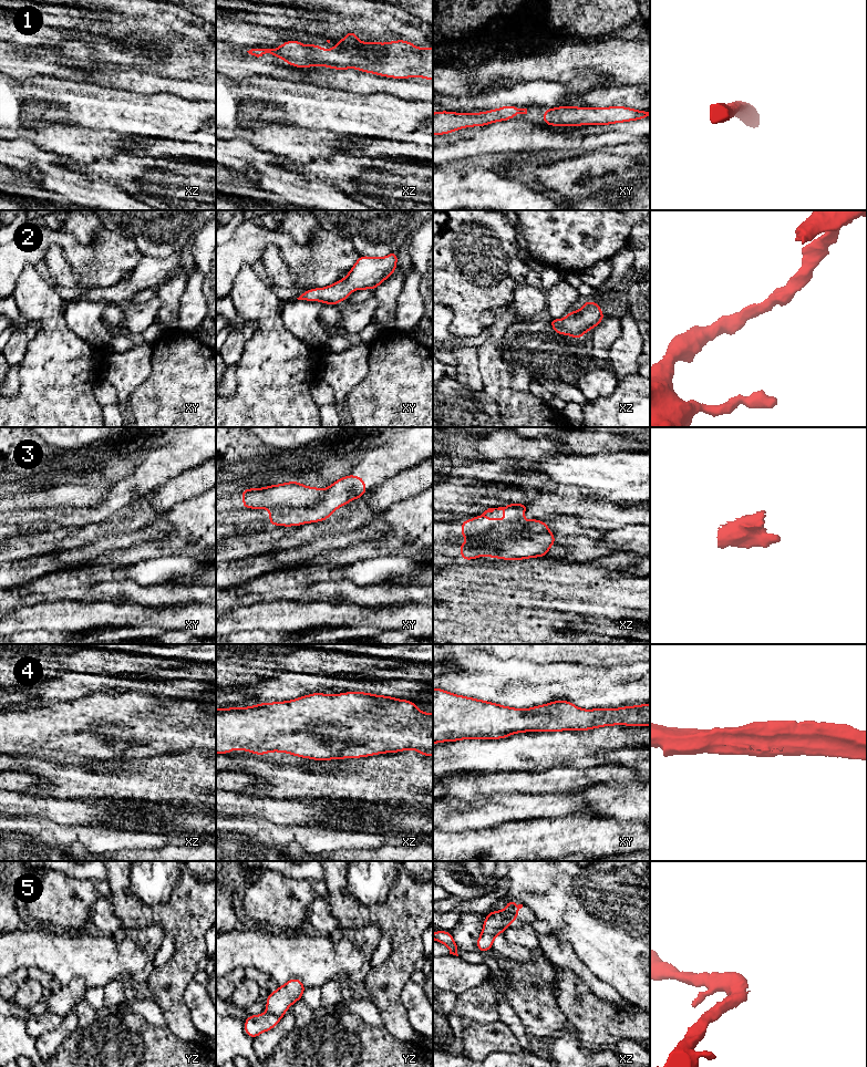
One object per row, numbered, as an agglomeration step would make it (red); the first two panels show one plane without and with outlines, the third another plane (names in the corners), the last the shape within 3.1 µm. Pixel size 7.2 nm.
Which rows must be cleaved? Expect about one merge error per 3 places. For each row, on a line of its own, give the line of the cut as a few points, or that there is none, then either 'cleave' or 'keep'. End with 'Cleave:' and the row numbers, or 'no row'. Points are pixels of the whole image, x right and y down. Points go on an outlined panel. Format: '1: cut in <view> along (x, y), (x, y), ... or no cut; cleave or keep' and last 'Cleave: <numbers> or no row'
1: no cut; keep
2: no cut; keep
3: cut in xz along (548, 530), (497, 528), (498, 546), (484, 553); cleave
4: no cut; keep
5: cut in xz along (489, 912), (502, 914), (508, 922); cleave
Cleave: 3, 5

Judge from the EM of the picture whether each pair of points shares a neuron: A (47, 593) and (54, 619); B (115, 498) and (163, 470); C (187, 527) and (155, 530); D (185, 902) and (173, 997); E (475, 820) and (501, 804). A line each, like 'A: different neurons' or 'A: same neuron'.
A: different neurons
B: same neuron
C: different neurons
D: same neuron
E: same neuron

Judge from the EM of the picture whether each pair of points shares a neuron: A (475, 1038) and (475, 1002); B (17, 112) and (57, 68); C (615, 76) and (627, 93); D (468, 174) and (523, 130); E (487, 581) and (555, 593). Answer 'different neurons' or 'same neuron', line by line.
A: different neurons
B: different neurons
C: different neurons
D: different neurons
E: same neuron

